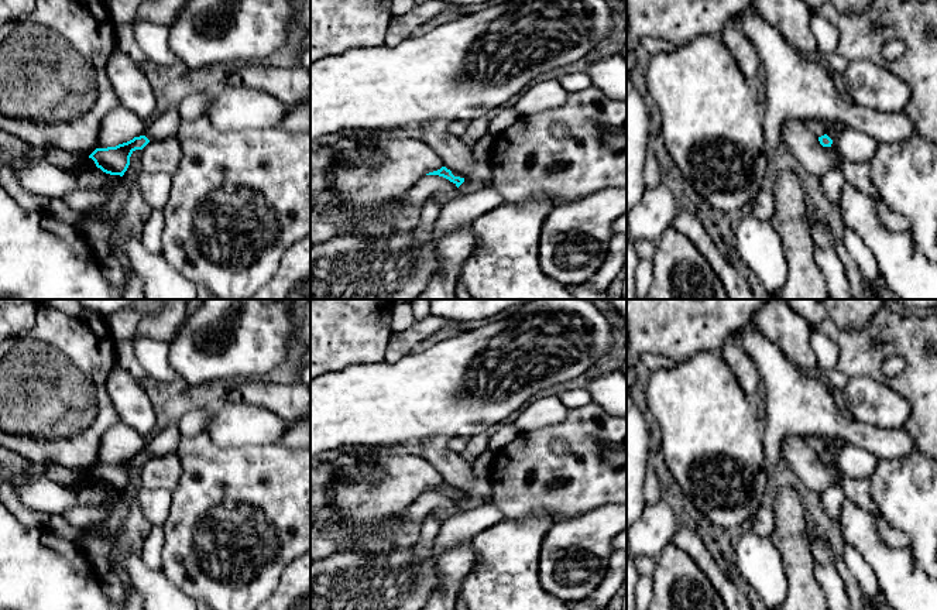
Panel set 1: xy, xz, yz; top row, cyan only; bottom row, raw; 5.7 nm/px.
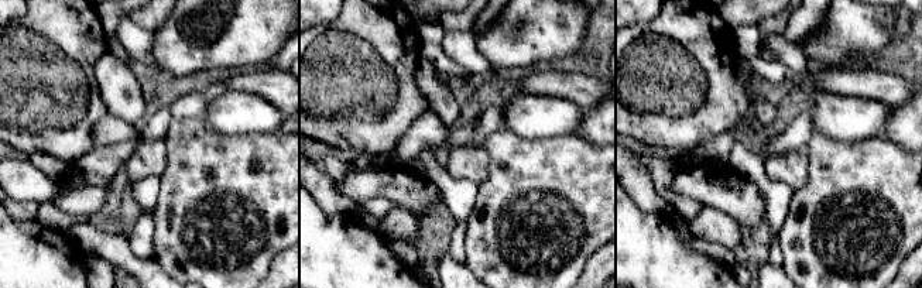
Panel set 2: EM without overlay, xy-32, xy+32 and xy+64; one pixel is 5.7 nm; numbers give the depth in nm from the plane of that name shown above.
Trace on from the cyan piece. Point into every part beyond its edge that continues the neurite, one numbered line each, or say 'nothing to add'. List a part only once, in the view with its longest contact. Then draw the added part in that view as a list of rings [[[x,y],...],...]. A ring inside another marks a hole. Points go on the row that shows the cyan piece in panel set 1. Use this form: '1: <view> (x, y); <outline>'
1: xz (467, 187); [[[464,179],[464,182],[459,186],[461,193],[471,193],[485,188],[485,182]]]

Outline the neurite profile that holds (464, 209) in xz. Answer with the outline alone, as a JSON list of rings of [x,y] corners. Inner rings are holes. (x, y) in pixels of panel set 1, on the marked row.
[[[485,186],[471,193],[461,193],[442,208],[432,227],[433,239],[436,240],[464,225],[473,223],[504,202],[502,195],[492,186]]]

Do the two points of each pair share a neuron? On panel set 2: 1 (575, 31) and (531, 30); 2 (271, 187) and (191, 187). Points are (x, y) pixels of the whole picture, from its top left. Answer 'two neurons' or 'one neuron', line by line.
1: one neuron
2: one neuron

